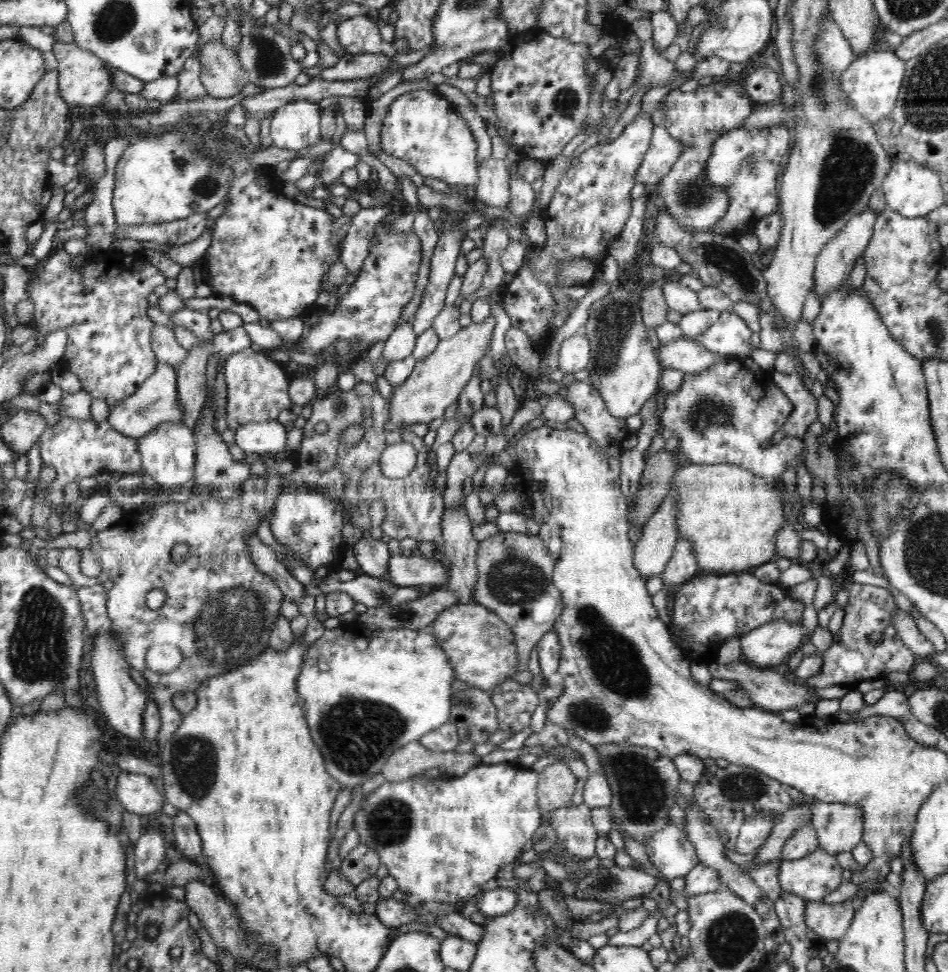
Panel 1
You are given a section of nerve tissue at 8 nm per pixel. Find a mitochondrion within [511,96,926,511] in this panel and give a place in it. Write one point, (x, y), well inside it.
(848, 166)

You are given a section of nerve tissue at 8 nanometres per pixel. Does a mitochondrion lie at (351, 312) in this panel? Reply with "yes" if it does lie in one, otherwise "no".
yes

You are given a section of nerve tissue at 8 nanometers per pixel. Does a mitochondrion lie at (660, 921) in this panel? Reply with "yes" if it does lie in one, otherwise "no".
no

